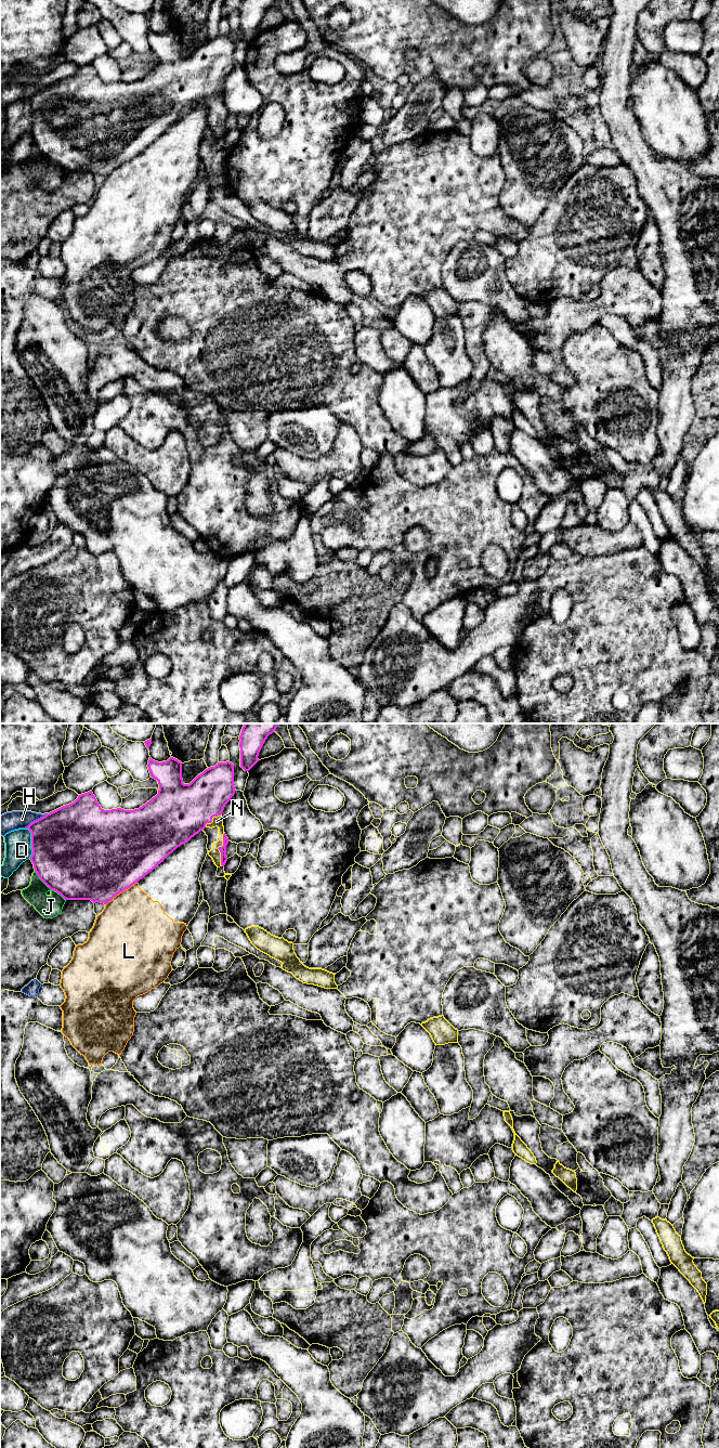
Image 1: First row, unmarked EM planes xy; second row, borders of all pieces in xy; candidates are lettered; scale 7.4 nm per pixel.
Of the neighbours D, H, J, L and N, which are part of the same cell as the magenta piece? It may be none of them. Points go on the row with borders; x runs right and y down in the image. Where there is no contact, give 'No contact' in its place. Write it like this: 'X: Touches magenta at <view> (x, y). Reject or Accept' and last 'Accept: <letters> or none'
D: Touches magenta at xy (31, 843). Reject
H: Touches magenta at xy (36, 820). Reject
J: Touches magenta at xy (50, 888). Reject
L: Touches magenta at xy (120, 891). Reject
N: Touches magenta at xy (218, 848). Accept
Accept: N

